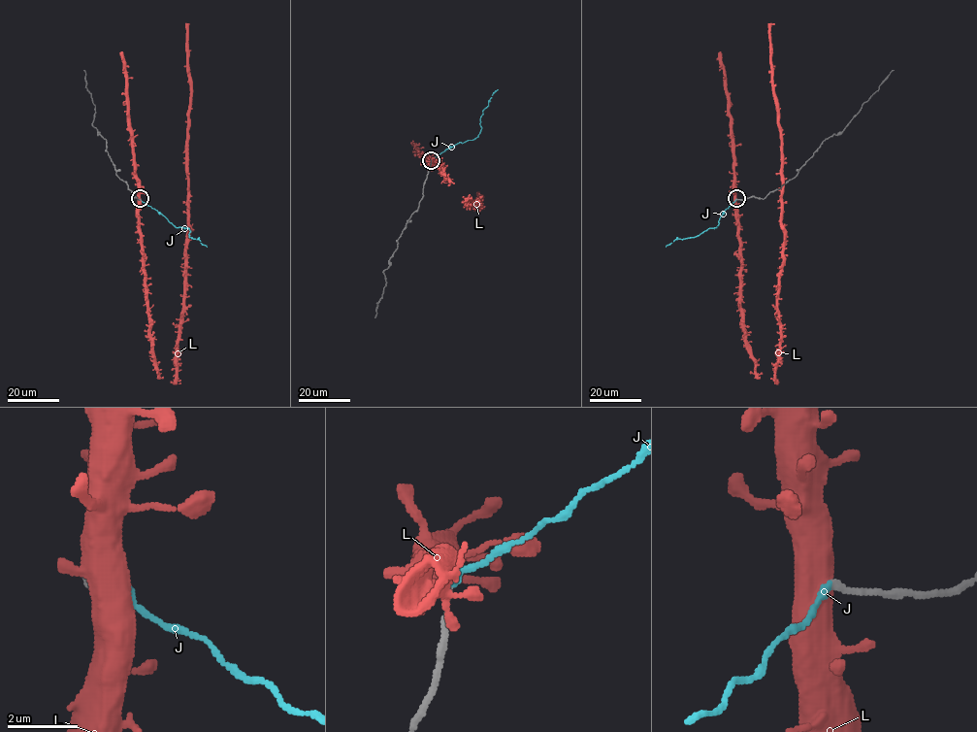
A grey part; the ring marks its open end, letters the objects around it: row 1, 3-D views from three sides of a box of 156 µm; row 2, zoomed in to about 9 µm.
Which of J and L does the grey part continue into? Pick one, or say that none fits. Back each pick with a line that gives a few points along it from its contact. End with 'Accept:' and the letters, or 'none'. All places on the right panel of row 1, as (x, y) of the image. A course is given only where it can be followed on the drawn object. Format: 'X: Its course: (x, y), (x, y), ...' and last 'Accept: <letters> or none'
Accept: none

